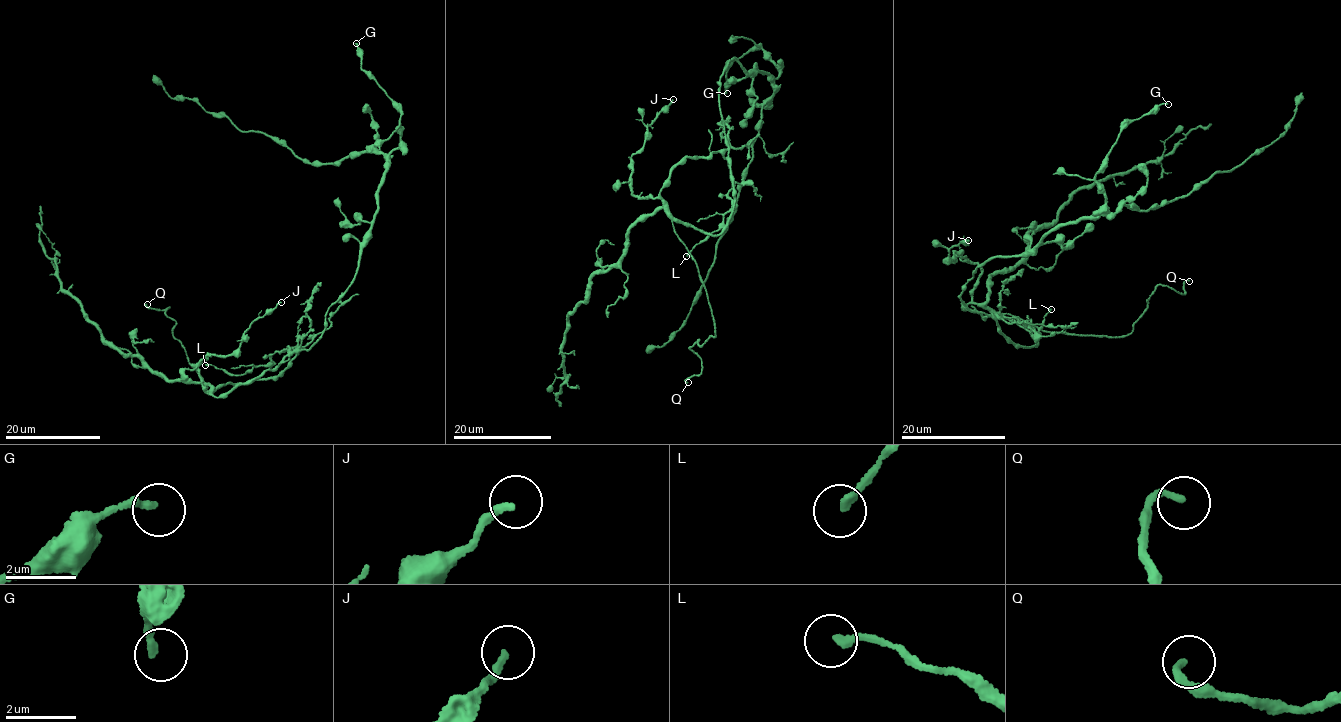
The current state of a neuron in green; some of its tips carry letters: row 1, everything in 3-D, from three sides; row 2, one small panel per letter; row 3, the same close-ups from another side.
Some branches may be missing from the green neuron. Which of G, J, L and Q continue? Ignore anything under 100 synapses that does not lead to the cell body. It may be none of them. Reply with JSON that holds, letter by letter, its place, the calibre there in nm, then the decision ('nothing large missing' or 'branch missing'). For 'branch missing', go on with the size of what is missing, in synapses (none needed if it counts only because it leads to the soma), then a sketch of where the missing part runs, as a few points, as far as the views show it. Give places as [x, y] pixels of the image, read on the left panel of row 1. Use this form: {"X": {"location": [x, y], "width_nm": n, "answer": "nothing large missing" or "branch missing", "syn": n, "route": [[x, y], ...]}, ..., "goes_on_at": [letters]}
{"G": {"location": [356, 43], "width_nm": 220, "answer": "nothing large missing"}, "J": {"location": [281, 302], "width_nm": 200, "answer": "nothing large missing"}, "L": {"location": [205, 365], "width_nm": 200, "answer": "nothing large missing"}, "Q": {"location": [147, 304], "width_nm": 200, "answer": "branch missing", "route": [[147, 304], [191, 325], [219, 325], [226, 315], [224, 340], [242, 354], [235, 366]]}, "goes_on_at": ["Q"]}

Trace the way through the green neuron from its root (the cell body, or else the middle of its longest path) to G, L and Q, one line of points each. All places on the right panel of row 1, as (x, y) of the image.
G: (964, 284), (980, 264), (1016, 256), (1055, 229), (1107, 211), (1096, 172), (1122, 128), (1168, 104)
L: (964, 284), (964, 305), (997, 320), (1015, 317), (1036, 335), (1051, 309)
Q: (964, 284), (964, 305), (997, 319), (983, 317), (961, 304), (1116, 337), (1157, 286), (1184, 293), (1189, 281)

